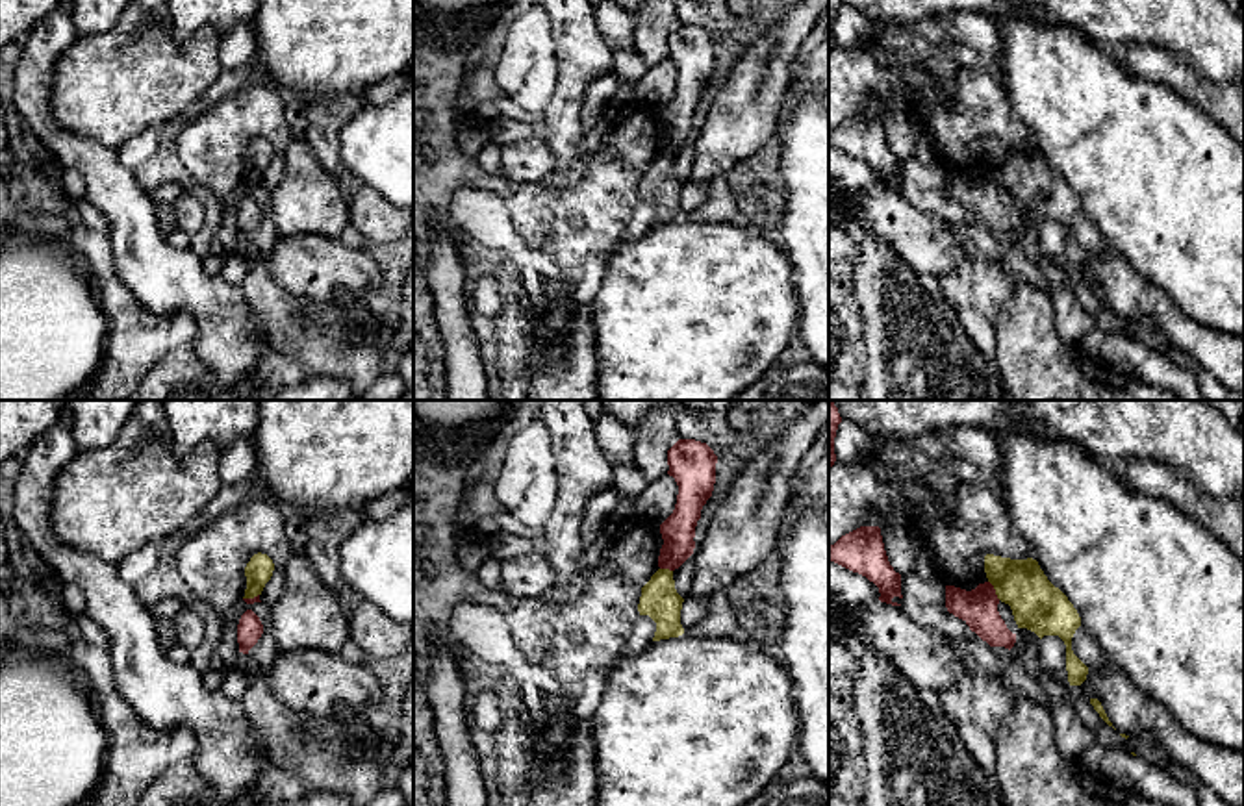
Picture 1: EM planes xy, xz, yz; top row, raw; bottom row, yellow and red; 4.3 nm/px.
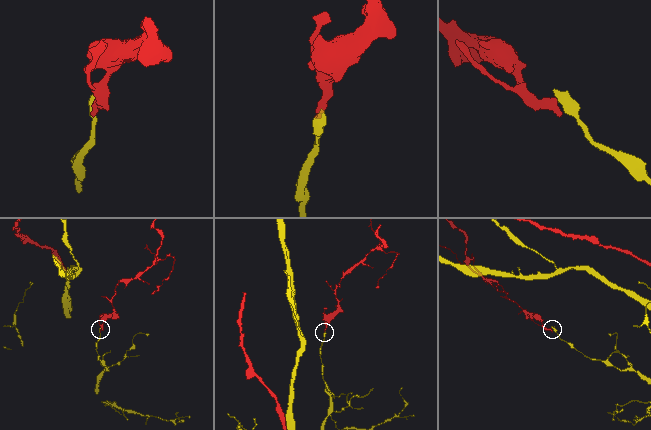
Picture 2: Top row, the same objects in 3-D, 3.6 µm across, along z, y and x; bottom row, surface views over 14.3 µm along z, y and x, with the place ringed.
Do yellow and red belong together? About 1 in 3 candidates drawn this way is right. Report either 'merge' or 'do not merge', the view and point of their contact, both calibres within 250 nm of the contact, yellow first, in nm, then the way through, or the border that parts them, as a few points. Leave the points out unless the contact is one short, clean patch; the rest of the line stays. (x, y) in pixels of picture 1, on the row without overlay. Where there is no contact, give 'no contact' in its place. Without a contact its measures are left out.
do not merge; contact yz (994, 173); calibres 220 and 160 nm; border yz (989, 165), (1000, 184)

